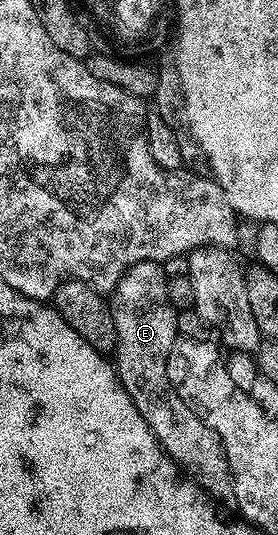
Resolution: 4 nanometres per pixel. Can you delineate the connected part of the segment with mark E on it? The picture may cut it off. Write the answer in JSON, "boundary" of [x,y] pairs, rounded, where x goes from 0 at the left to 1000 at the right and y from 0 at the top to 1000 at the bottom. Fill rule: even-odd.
{"boundary":[[[568,490],[486,493],[442,510],[421,538],[396,551],[399,589],[406,591],[406,606],[421,613],[421,645],[406,656],[406,682],[428,701],[428,716],[450,725],[450,733],[464,733],[493,770],[507,770],[522,793],[536,793],[547,815],[572,826],[572,836],[629,862],[647,880],[683,893],[734,923],[773,935],[784,931],[831,935],[845,927],[838,890],[824,875],[824,860],[809,852],[809,837],[795,830],[781,807],[766,807],[766,800],[741,796],[658,753],[651,740],[619,736],[615,721],[601,716],[601,675],[637,630],[637,583],[608,568],[608,546],[601,544],[608,512],[604,507],[586,505],[597,503]]]}

